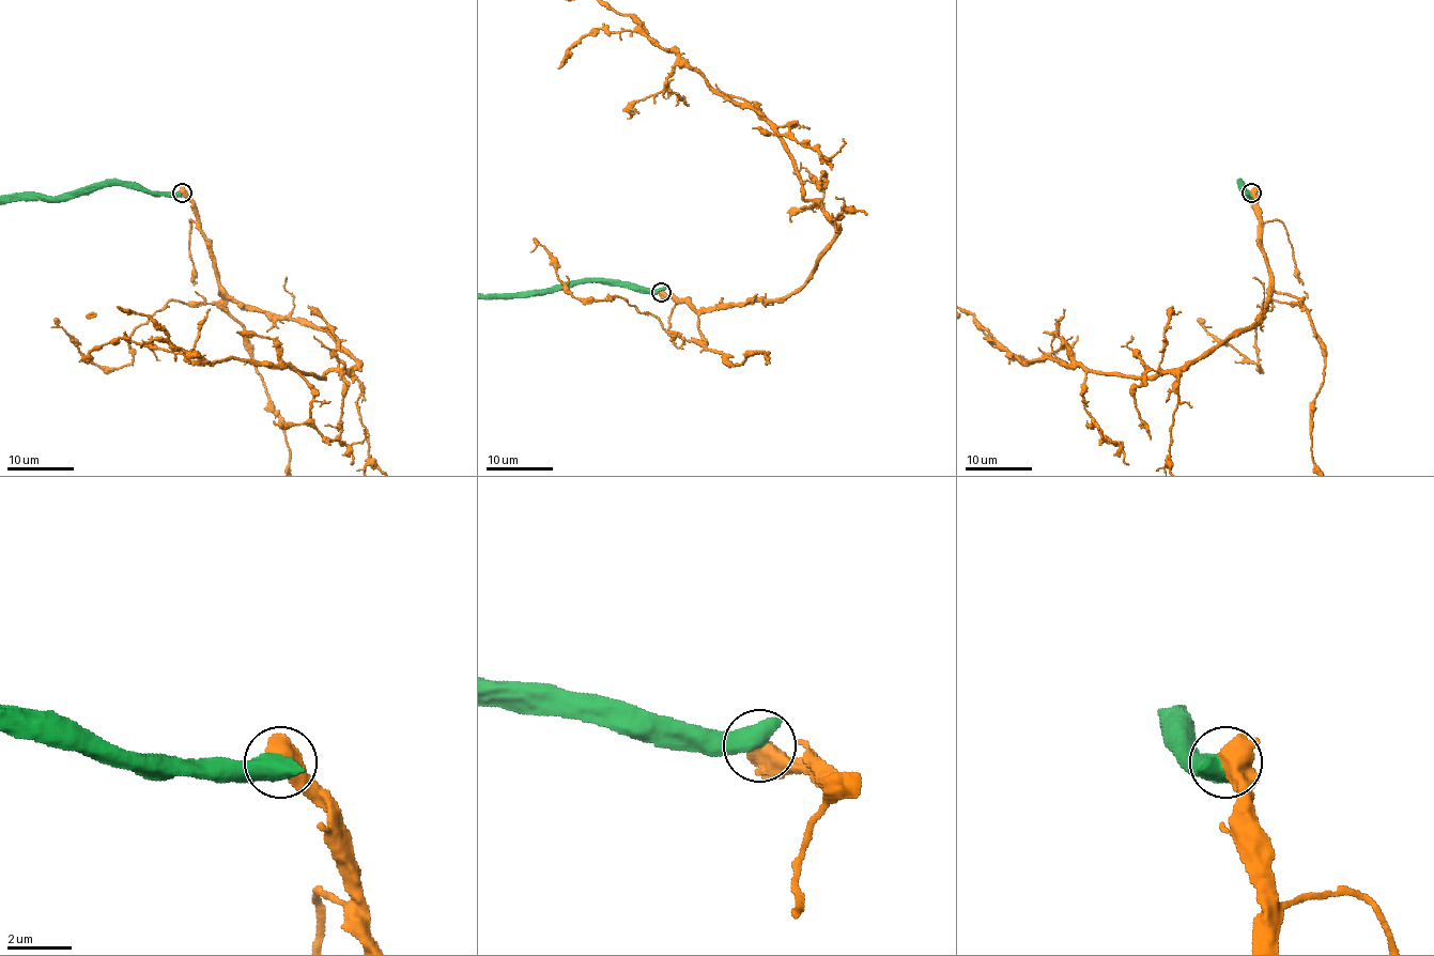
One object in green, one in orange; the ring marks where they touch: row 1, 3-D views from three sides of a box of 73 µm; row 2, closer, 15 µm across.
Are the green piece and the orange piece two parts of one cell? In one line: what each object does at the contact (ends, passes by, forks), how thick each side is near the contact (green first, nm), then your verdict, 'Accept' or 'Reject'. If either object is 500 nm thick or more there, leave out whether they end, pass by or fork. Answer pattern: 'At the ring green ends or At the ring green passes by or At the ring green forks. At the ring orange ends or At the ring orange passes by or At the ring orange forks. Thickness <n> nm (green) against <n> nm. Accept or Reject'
Thickness 700 nm (green) against 750 nm. Reject

